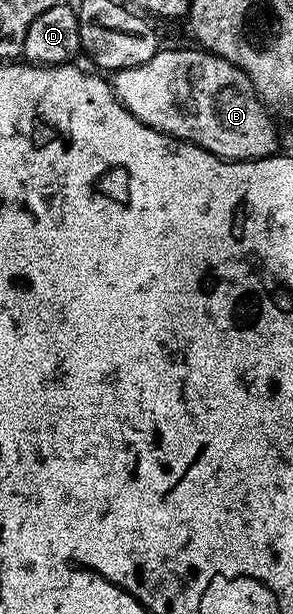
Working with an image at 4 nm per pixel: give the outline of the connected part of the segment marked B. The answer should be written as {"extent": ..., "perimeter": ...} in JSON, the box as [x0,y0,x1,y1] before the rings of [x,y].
{"extent":[110,46,277,160],"perimeter":[[[196,46],[191,47],[168,48],[165,52],[164,49],[157,50],[150,62],[111,73],[110,83],[122,106],[146,126],[164,132],[175,140],[196,144],[222,160],[260,160],[273,155],[277,151],[276,124],[247,74],[220,56],[214,56]]]}

